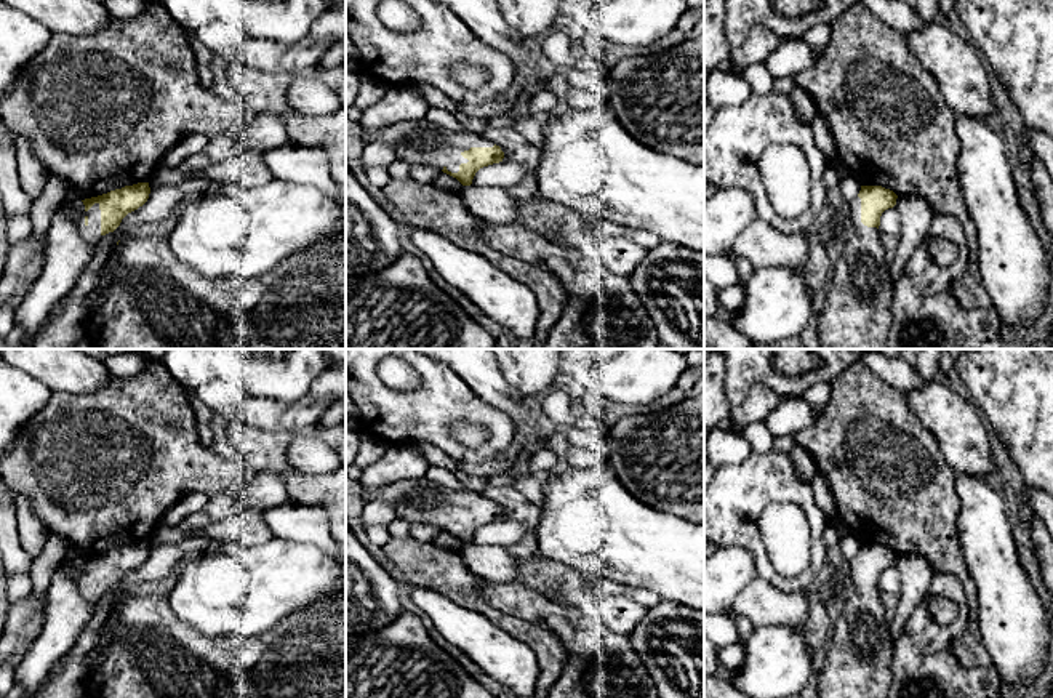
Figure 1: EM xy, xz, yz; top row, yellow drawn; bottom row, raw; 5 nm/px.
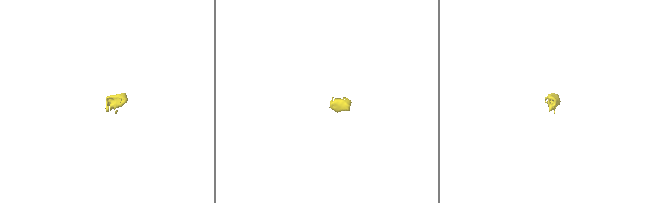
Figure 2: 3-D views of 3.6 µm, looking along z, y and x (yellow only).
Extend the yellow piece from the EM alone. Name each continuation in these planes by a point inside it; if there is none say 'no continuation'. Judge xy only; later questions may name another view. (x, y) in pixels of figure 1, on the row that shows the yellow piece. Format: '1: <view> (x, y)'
1: xy (92, 234)

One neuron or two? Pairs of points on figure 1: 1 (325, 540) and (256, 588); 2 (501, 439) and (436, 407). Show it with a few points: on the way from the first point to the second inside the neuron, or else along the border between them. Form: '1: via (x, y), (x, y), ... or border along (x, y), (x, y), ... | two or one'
1: border along (280, 537), (290, 541), (314, 543), (328, 554) | two
2: via (488, 421), (469, 407), (453, 407) | one

